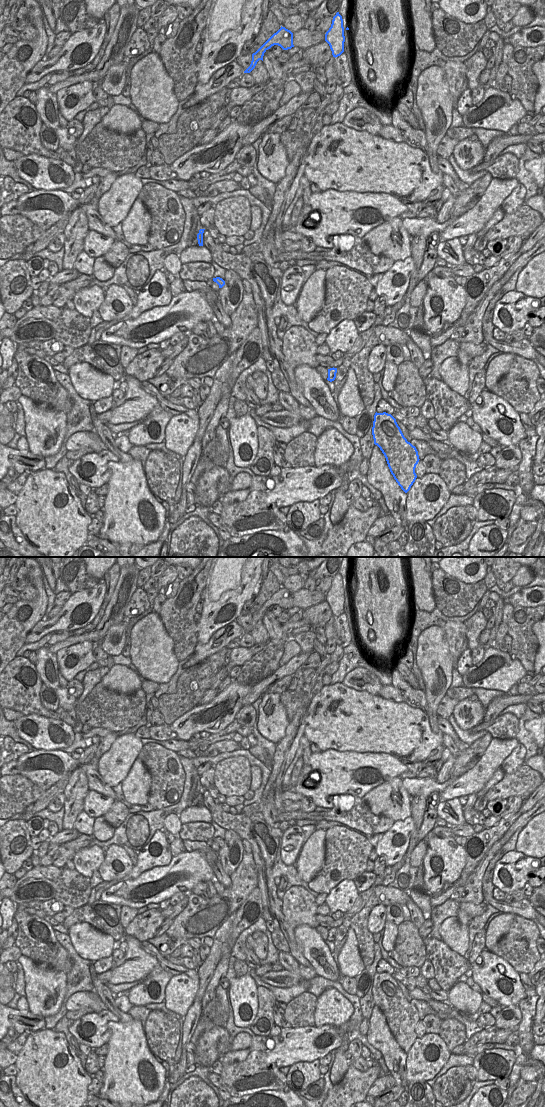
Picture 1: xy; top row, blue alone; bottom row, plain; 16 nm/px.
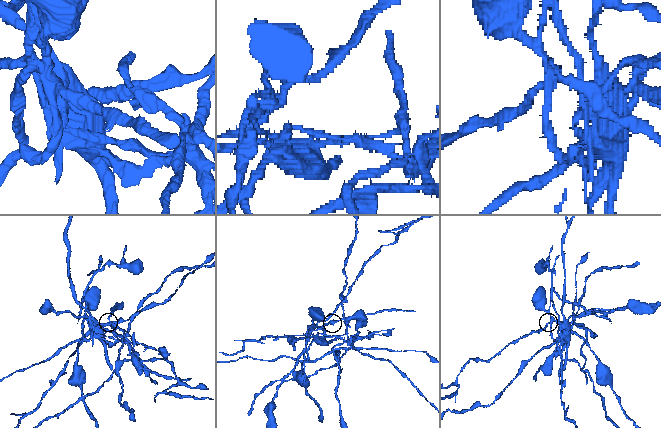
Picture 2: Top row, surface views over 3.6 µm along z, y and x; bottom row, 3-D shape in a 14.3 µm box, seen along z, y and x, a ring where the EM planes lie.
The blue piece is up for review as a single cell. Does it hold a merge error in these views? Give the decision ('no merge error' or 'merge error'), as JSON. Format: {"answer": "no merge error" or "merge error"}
{"answer": "merge error"}

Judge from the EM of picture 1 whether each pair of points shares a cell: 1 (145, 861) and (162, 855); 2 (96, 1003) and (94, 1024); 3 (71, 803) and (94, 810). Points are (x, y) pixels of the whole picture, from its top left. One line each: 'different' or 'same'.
1: same
2: different
3: different

